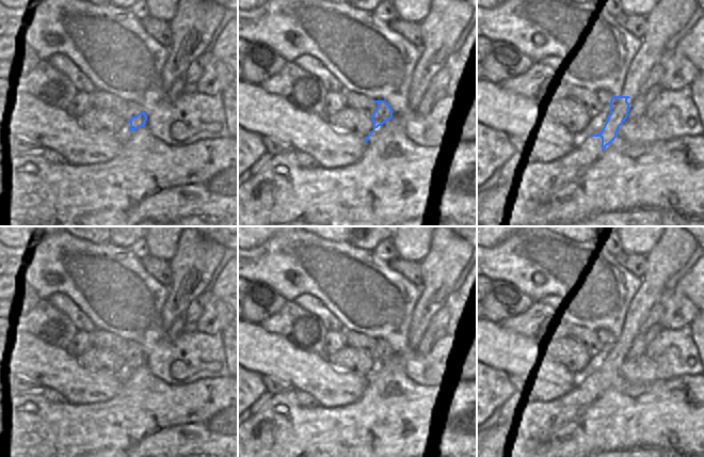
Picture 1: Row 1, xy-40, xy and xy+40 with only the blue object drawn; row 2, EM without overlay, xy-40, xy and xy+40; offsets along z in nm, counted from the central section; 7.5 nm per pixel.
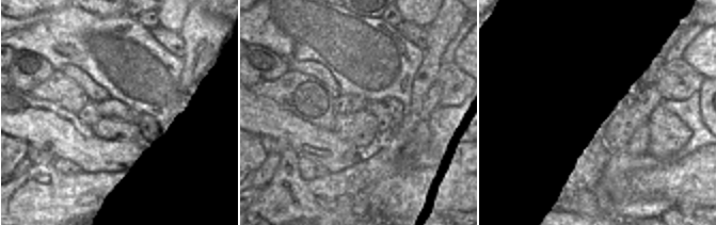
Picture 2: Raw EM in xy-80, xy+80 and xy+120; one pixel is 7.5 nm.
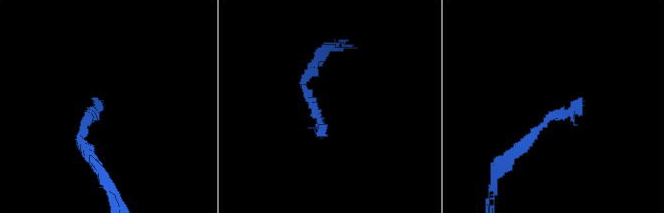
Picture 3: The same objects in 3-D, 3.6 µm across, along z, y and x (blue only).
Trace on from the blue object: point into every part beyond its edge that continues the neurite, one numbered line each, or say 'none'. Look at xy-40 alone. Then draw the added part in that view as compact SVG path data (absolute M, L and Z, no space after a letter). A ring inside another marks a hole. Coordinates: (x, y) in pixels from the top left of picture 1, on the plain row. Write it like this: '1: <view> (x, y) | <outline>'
none

